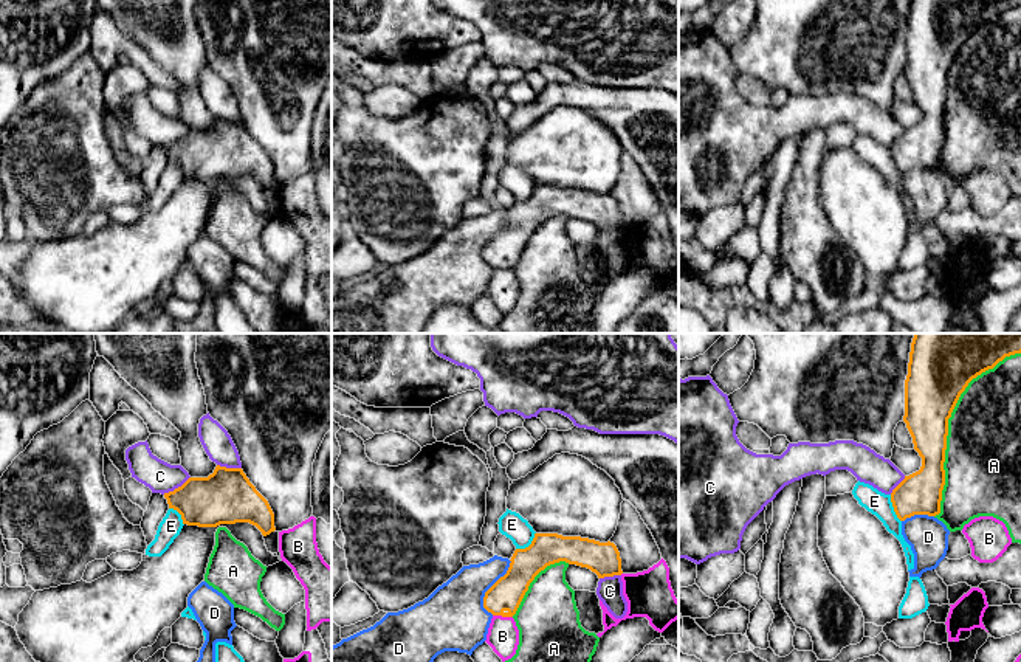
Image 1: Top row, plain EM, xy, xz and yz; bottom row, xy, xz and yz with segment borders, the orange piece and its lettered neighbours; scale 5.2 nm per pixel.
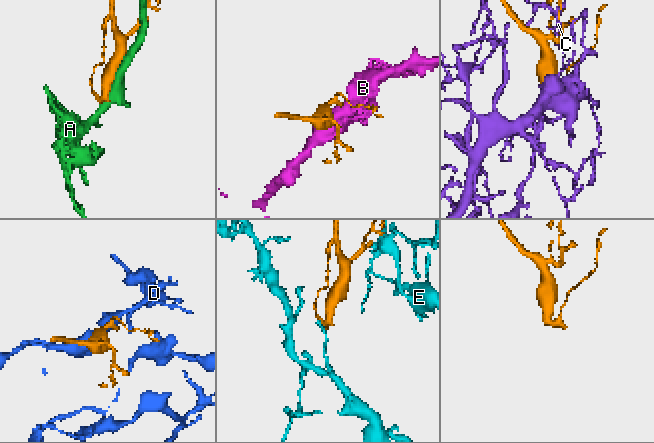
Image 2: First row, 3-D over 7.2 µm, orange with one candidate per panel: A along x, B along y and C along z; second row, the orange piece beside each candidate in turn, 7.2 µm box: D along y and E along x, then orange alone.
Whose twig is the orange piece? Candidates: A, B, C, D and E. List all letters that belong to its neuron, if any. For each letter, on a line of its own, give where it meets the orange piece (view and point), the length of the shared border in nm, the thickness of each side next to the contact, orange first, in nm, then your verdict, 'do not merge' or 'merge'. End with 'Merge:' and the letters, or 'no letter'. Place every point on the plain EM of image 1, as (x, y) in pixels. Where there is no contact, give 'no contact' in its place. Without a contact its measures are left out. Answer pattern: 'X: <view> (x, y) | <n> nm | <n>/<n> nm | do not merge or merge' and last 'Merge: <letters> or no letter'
A: yz (947, 78) | 950 nm | 300/400 nm | do not merge
B: xz (502, 268) | 110 nm | 170/160 nm | do not merge
C: xy (175, 141) | 170 nm | 280/160 nm | do not merge
D: xz (490, 241) | 300 nm | 170/340 nm | do not merge
E: yz (894, 162) | 160 nm | 220/120 nm | do not merge
Merge: no letter

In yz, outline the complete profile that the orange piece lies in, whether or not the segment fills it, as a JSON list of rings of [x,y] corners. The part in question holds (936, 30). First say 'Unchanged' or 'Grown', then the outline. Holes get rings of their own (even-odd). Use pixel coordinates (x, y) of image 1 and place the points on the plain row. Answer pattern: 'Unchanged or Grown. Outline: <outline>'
Unchanged. Outline: [[[911,0],[903,74],[922,119],[891,146],[900,174],[940,166],[948,71],[973,31],[1015,6],[1021,0]]]

